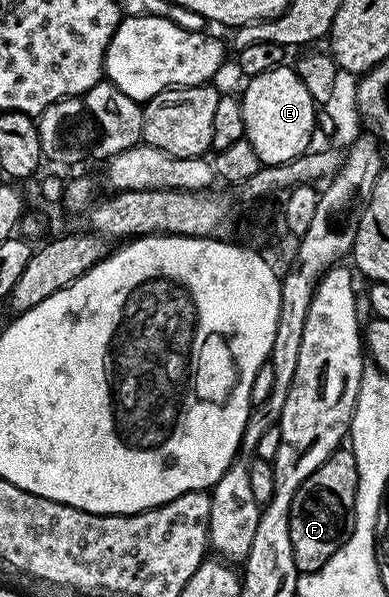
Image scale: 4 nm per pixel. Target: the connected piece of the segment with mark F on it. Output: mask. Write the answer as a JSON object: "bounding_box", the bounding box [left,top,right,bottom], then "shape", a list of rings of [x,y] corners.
{"bounding_box":[290,446,357,573],"shape":[[[343,446],[329,456],[324,466],[320,466],[320,470],[316,470],[306,479],[304,486],[300,486],[300,490],[296,490],[296,498],[290,507],[290,537],[294,547],[294,561],[299,573],[319,572],[324,562],[328,562],[328,558],[336,554],[336,550],[340,550],[344,542],[348,542],[354,529],[357,485],[356,458],[349,447]]]}

